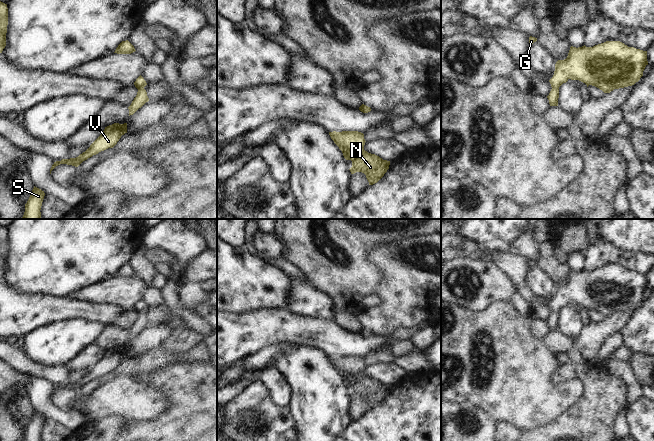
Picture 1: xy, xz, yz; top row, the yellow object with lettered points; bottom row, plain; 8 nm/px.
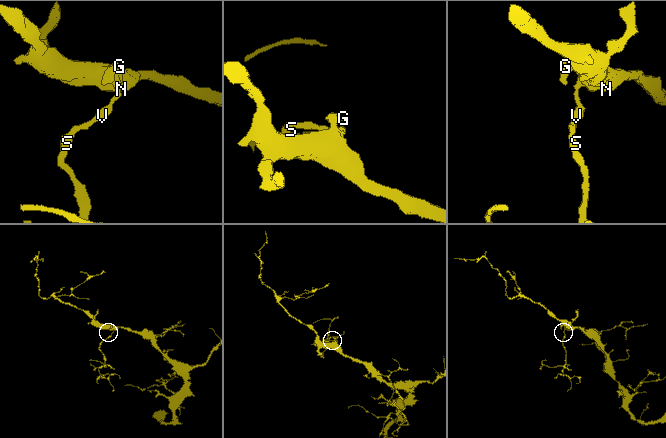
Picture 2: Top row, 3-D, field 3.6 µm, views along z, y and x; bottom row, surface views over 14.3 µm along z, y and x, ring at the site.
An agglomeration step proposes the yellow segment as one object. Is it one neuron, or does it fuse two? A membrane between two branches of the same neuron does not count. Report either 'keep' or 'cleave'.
keep

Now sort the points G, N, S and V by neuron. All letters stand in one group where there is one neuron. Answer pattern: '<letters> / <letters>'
G N S V

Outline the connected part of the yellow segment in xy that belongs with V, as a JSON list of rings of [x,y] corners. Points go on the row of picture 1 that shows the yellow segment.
[[[114,123],[105,127],[103,133],[90,145],[90,147],[85,152],[80,154],[78,157],[62,159],[61,161],[54,162],[50,169],[50,174],[51,171],[60,164],[67,164],[78,167],[83,161],[87,160],[93,155],[96,155],[108,148],[113,148],[121,136],[125,133],[127,133],[127,123]]]

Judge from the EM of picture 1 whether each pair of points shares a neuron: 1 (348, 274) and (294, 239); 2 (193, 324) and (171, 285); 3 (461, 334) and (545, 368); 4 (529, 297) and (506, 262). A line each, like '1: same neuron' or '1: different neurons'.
1: same neuron
2: same neuron
3: same neuron
4: same neuron

